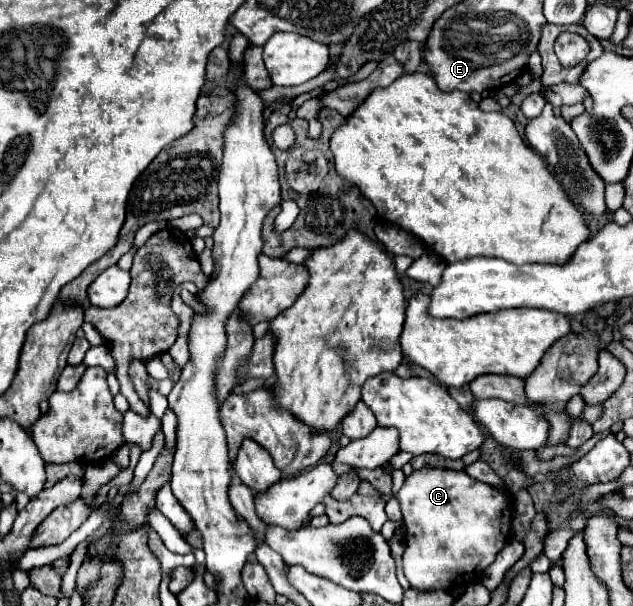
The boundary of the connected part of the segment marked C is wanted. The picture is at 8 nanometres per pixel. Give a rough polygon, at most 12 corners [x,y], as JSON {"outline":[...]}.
{"outline":[[448,468],[396,494],[402,568],[418,590],[484,574],[512,496]]}

